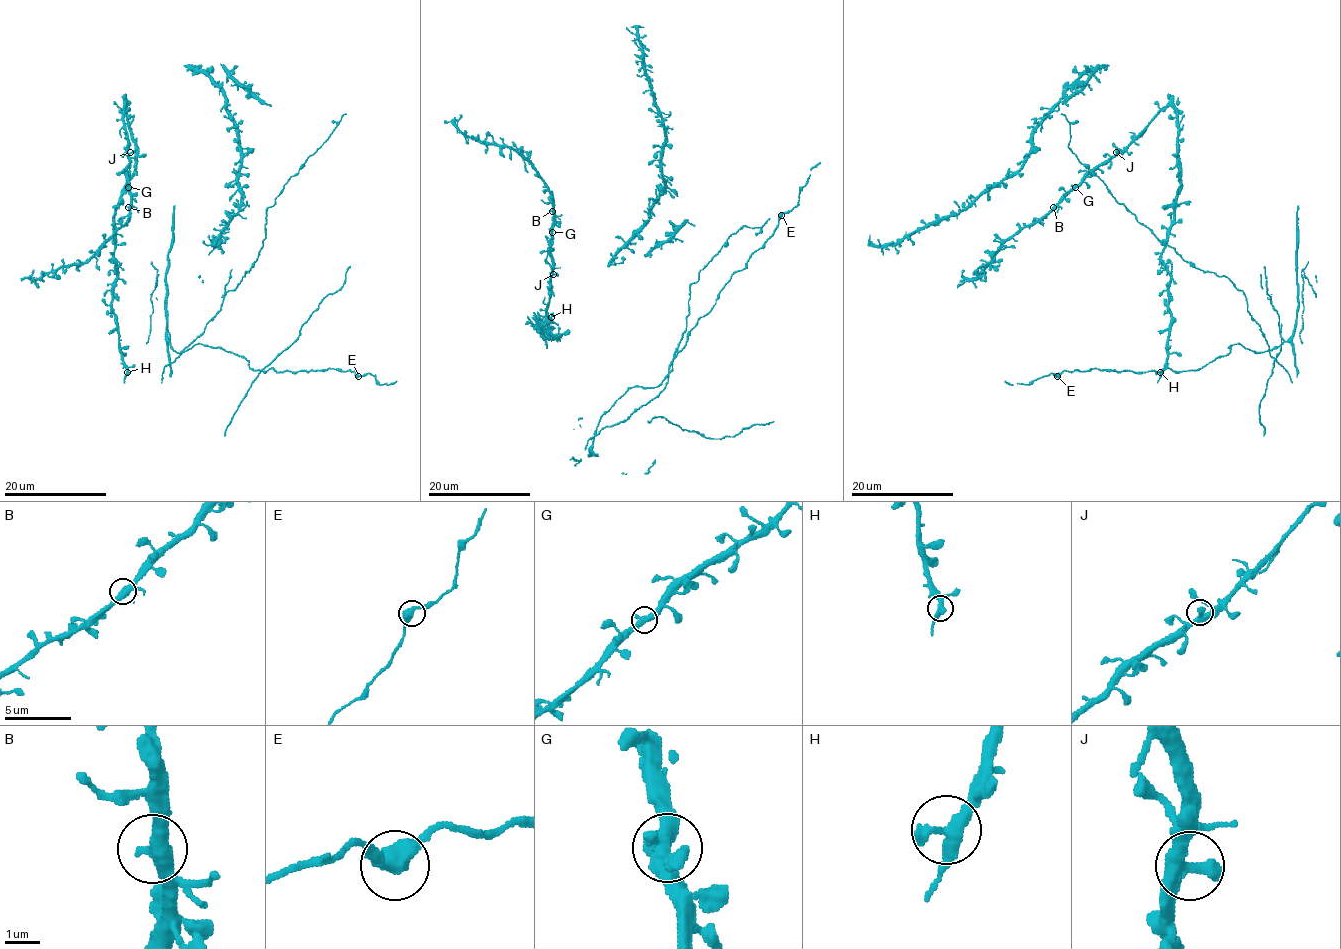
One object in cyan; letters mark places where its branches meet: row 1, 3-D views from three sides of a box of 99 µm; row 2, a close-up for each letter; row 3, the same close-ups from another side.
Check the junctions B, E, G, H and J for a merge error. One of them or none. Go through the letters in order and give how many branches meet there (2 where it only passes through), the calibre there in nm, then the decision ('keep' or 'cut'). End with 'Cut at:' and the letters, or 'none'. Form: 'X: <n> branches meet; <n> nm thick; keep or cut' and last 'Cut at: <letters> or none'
B: 2 branches meet; 440 nm thick; keep
E: 2 branches meet; 480 nm thick; keep
G: 2 branches meet; 480 nm thick; keep
H: 2 branches meet; 420 nm thick; keep
J: 2 branches meet; 420 nm thick; keep
Cut at: none

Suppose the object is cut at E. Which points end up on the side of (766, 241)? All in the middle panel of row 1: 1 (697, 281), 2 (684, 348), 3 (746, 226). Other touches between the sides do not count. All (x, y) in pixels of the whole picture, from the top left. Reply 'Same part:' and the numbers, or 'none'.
Same part: 2

